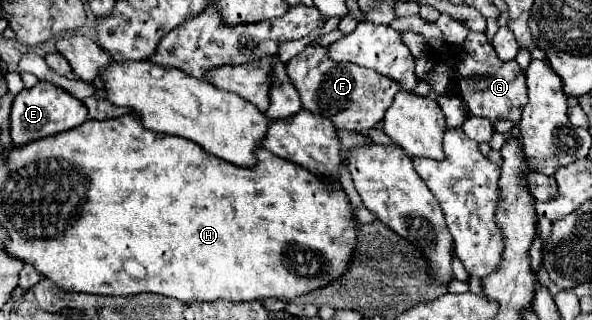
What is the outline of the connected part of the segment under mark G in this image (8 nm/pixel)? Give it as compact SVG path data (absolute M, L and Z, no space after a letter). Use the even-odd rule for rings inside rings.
M470 32L460 46L444 44L440 50L432 52L432 58L436 60L436 64L426 74L426 82L430 84L436 96L446 94L450 90L448 84L454 82L458 96L464 100L472 116L486 118L492 124L498 120L512 120L512 122L520 120L522 108L526 106L528 100L526 76L514 60L502 62L498 60L498 56L494 56L494 48L484 32Z

